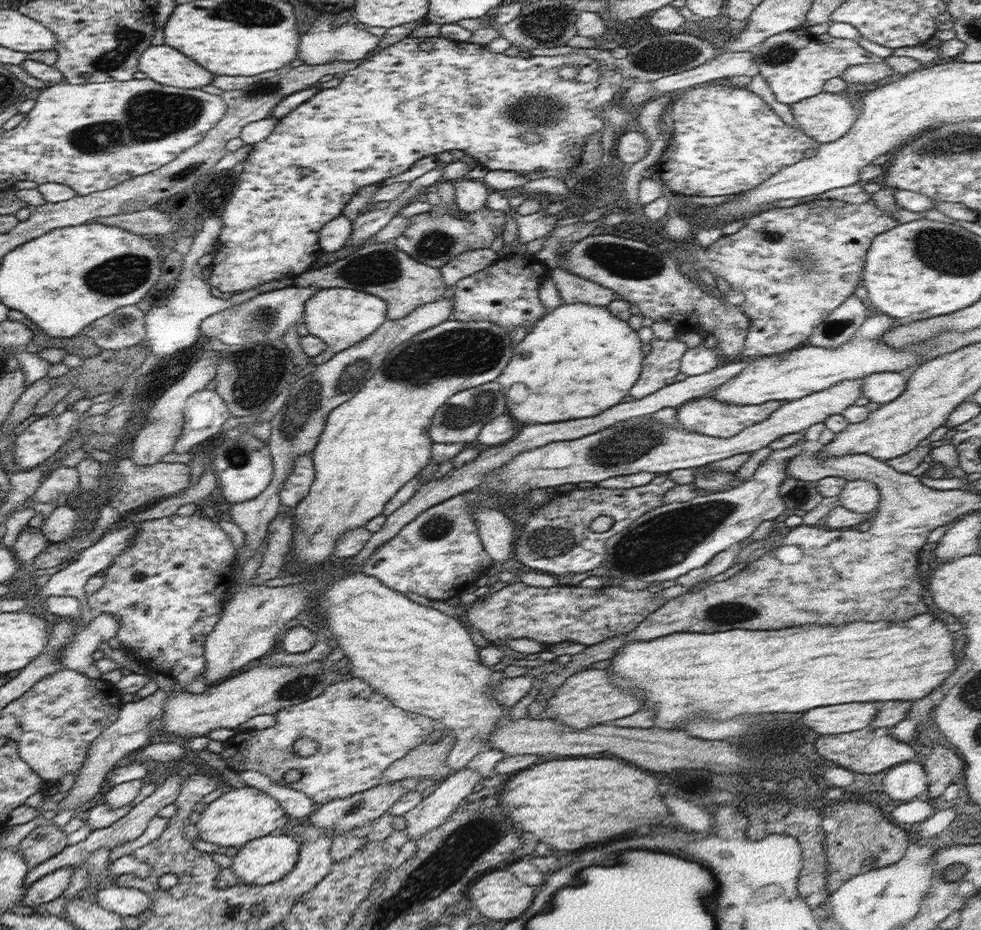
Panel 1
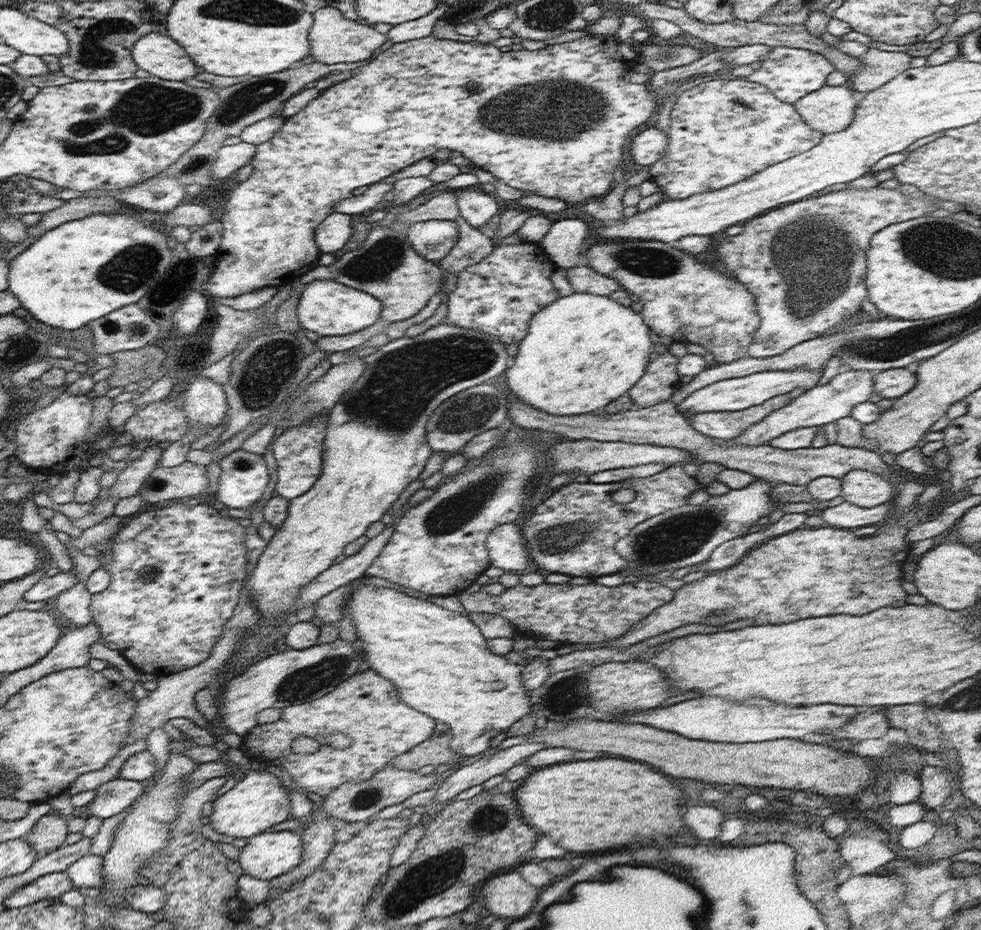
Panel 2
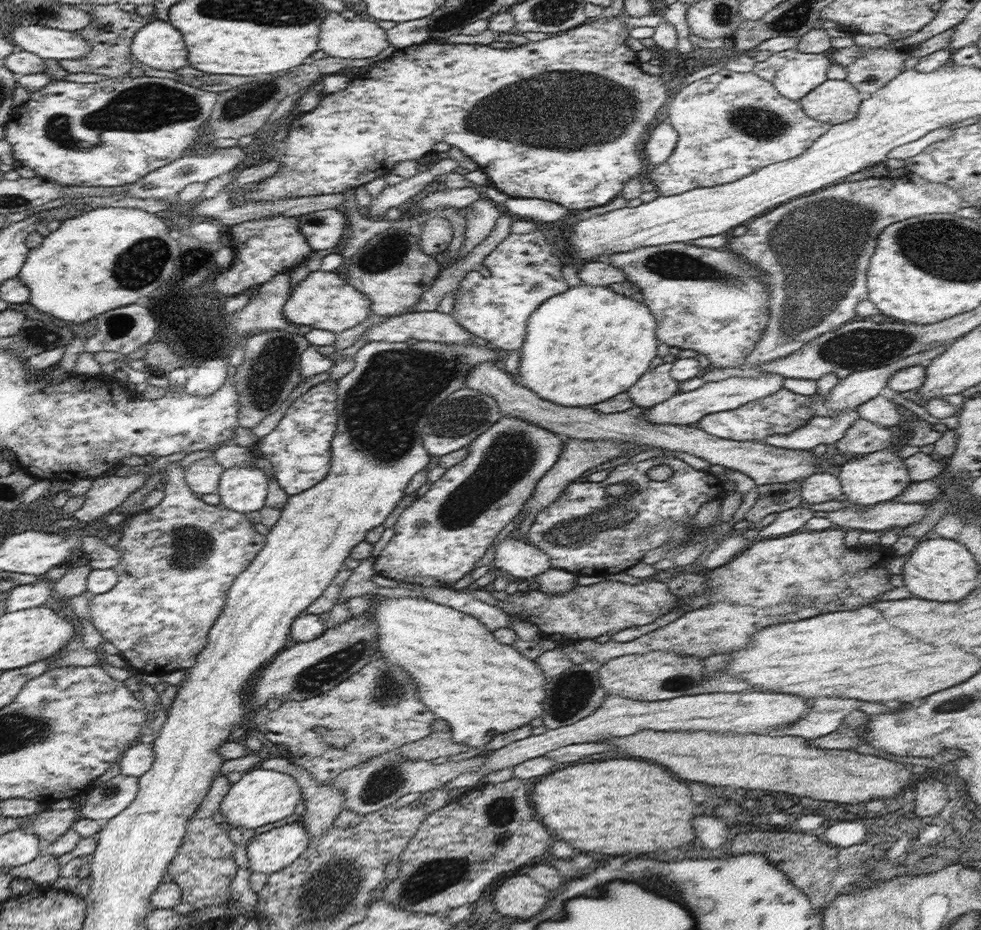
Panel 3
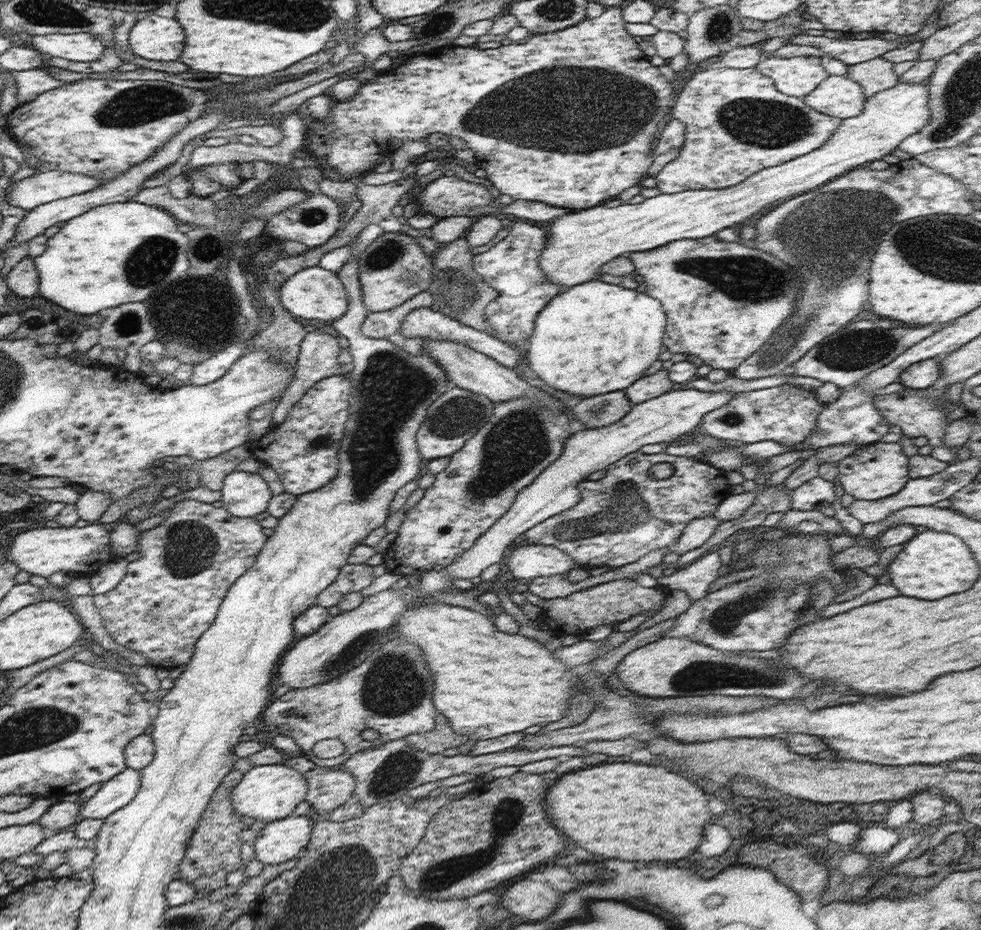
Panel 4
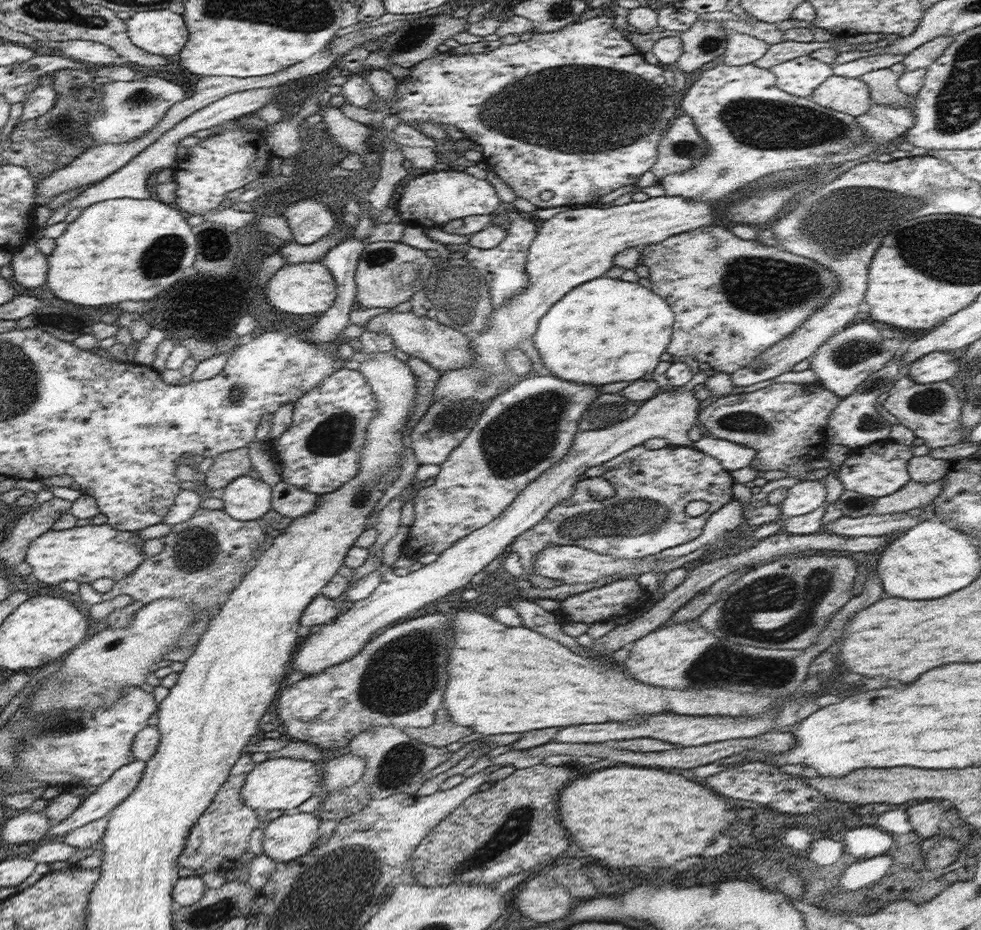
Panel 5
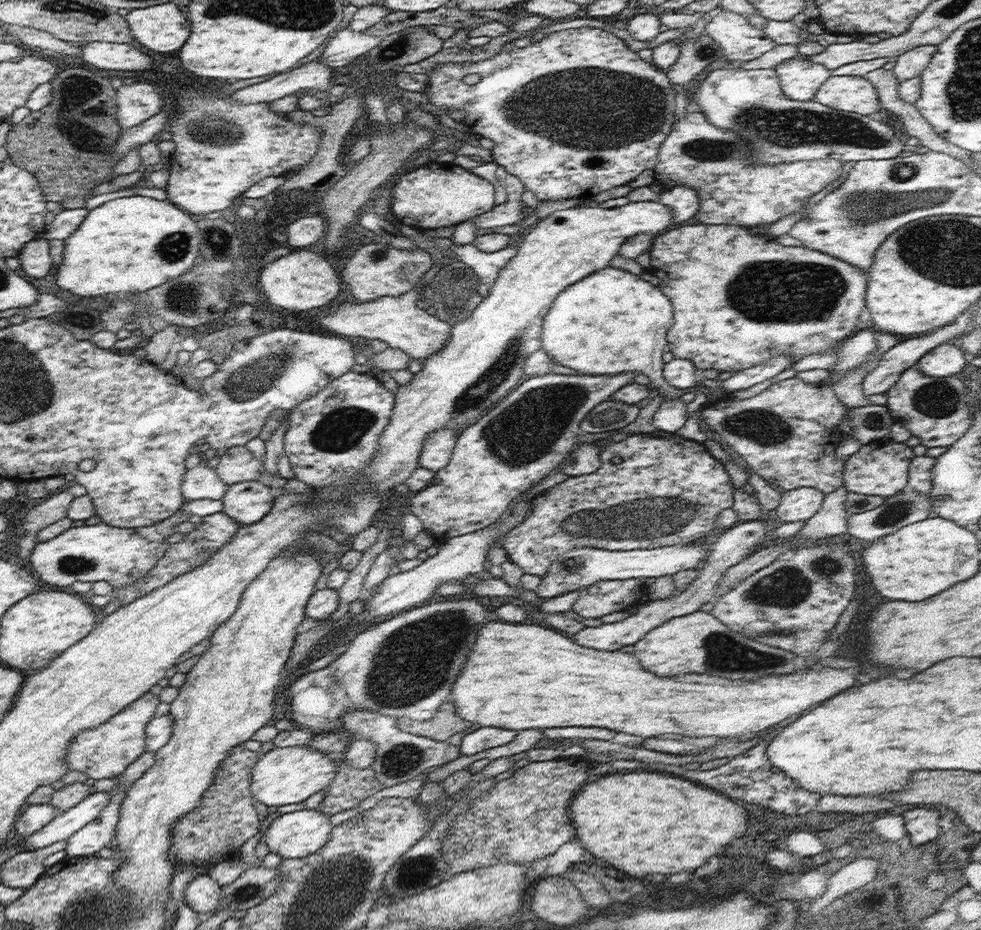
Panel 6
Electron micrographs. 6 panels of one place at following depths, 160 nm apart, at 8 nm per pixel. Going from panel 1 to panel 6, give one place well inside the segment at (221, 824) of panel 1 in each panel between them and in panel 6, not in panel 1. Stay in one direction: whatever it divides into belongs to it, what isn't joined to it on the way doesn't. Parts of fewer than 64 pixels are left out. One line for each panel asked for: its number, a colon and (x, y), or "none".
2: (258, 801)
3: (261, 796)
4: (269, 792)
5: (281, 783)
6: (288, 775)

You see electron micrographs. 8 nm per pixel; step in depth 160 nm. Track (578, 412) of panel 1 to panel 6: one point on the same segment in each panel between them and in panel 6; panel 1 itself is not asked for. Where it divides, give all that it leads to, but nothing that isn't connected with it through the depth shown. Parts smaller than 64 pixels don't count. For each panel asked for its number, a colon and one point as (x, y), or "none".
2: (582, 351)
3: (602, 341)
4: (594, 338)
5: (608, 330)
6: (612, 321)

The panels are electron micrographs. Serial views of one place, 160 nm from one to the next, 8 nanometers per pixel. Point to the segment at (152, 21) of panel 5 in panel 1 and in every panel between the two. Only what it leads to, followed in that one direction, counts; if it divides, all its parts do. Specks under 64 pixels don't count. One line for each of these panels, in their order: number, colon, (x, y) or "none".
1: (162, 63)
2: (156, 53)
3: (159, 45)
4: (154, 37)

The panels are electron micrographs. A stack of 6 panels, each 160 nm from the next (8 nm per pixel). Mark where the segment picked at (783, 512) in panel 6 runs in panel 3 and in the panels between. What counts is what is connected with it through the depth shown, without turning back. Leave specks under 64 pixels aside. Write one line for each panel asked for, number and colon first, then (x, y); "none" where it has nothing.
3: (821, 487)
4: (816, 493)
5: (801, 498)

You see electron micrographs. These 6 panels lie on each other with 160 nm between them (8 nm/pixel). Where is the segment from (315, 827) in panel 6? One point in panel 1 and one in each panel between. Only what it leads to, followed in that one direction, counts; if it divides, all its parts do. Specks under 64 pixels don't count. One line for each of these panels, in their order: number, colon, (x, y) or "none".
1: (267, 859)
2: (267, 855)
3: (271, 851)
4: (279, 841)
5: (287, 837)

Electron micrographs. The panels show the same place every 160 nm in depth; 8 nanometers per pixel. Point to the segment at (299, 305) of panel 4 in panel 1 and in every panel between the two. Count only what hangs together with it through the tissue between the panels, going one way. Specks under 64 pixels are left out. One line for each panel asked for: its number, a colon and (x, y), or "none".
1: (341, 317)
2: (326, 307)
3: (325, 300)

